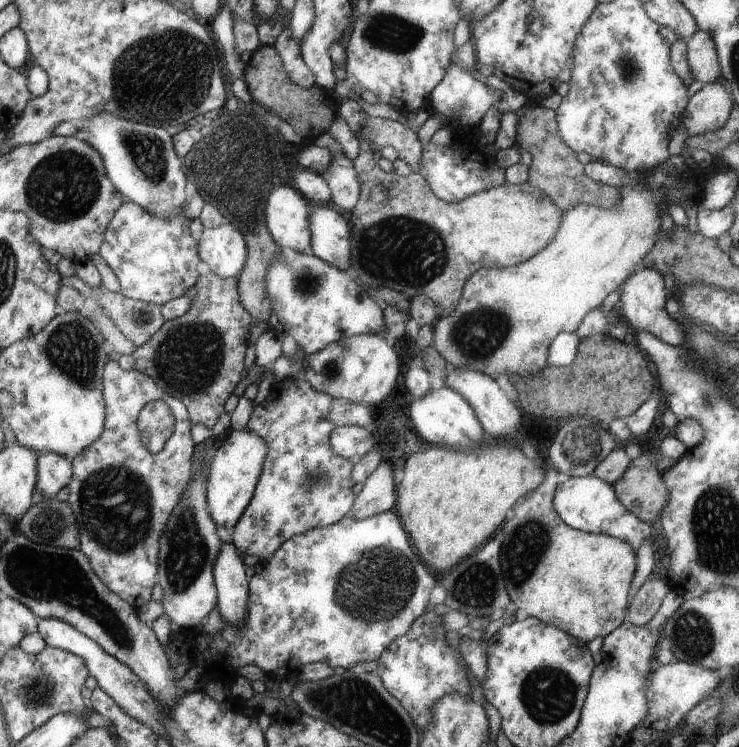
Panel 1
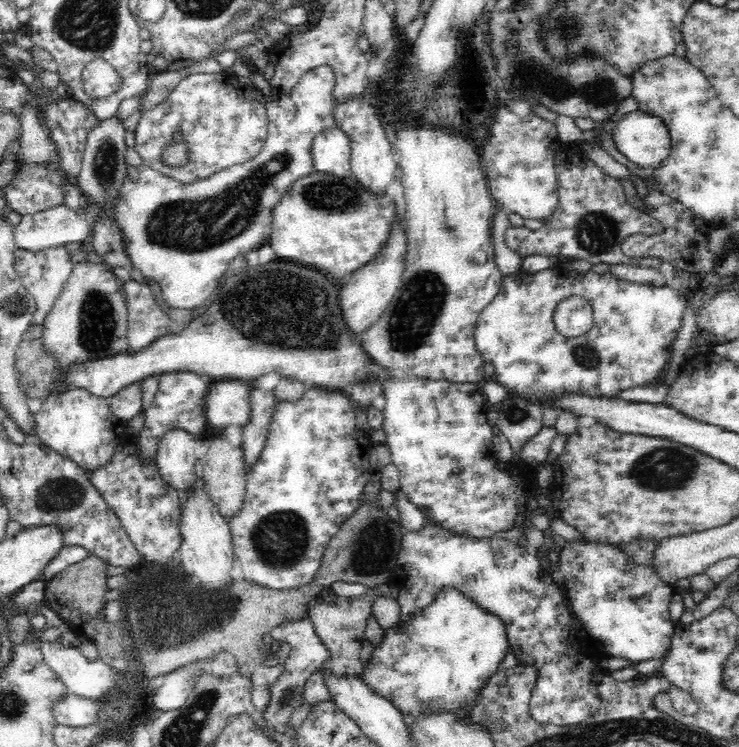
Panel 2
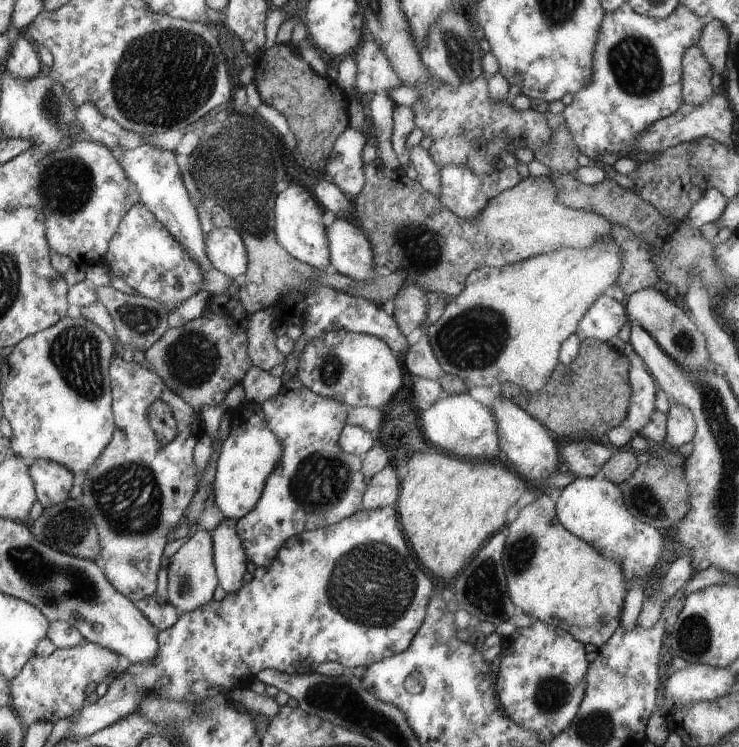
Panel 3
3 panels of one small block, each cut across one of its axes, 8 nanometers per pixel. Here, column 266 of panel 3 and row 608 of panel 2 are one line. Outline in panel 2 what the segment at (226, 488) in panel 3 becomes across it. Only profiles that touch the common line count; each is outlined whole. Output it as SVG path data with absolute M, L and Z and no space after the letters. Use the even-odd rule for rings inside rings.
M447 589L409 620L384 633L382 644L375 647L368 664L359 675L376 694L387 698L405 717L424 710L460 710L476 702L477 691L498 672L509 648L506 625L498 616L478 608L472 599L455 589Z

